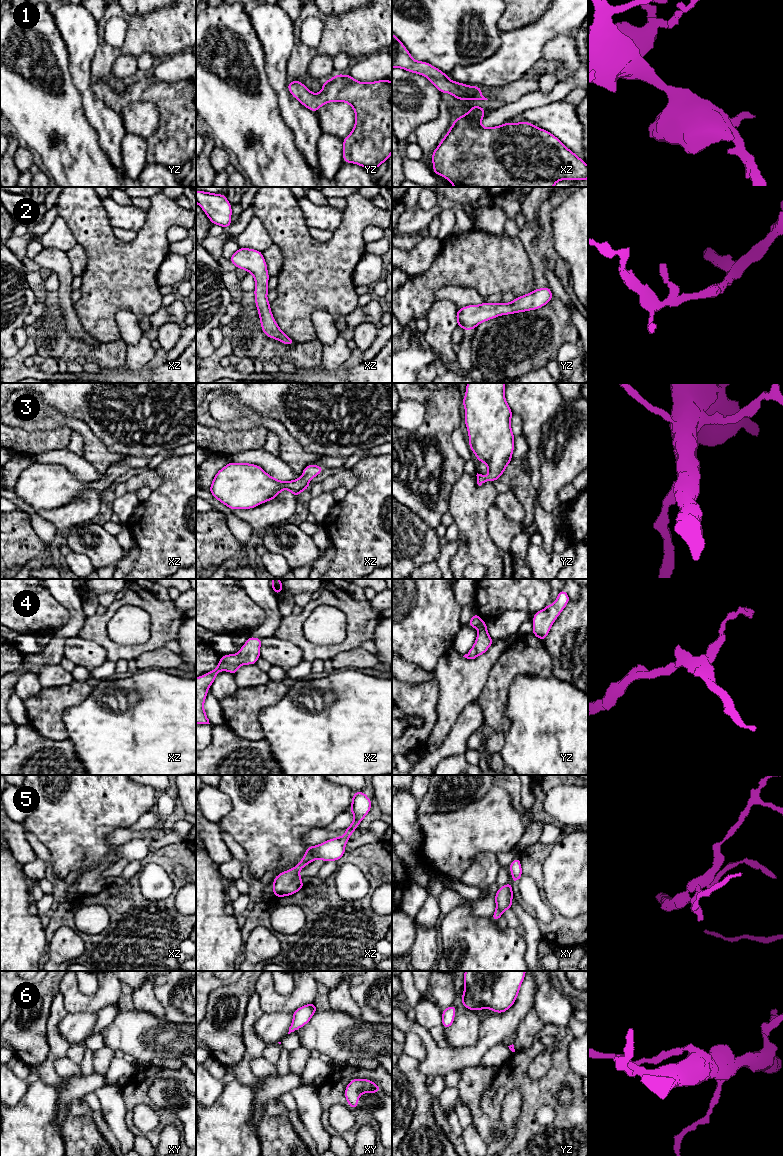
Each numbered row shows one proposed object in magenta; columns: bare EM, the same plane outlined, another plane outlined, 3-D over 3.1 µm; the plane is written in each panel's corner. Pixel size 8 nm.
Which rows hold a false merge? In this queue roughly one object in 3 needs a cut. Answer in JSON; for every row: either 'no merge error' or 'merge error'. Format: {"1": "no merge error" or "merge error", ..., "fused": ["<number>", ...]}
{"1": "no merge error", "2": "no merge error", "3": "no merge error", "4": "no merge error", "5": "no merge error", "6": "no merge error", "fused": []}

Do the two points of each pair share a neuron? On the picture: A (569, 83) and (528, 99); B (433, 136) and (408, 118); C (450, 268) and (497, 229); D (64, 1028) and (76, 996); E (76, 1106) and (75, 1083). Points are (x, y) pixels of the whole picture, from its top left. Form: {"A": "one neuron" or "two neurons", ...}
{"A": "one neuron", "B": "two neurons", "C": "two neurons", "D": "two neurons", "E": "two neurons"}

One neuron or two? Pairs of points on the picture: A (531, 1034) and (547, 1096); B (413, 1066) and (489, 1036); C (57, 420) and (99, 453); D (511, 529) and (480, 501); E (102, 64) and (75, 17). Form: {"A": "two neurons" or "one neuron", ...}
{"A": "two neurons", "B": "two neurons", "C": "one neuron", "D": "two neurons", "E": "two neurons"}

